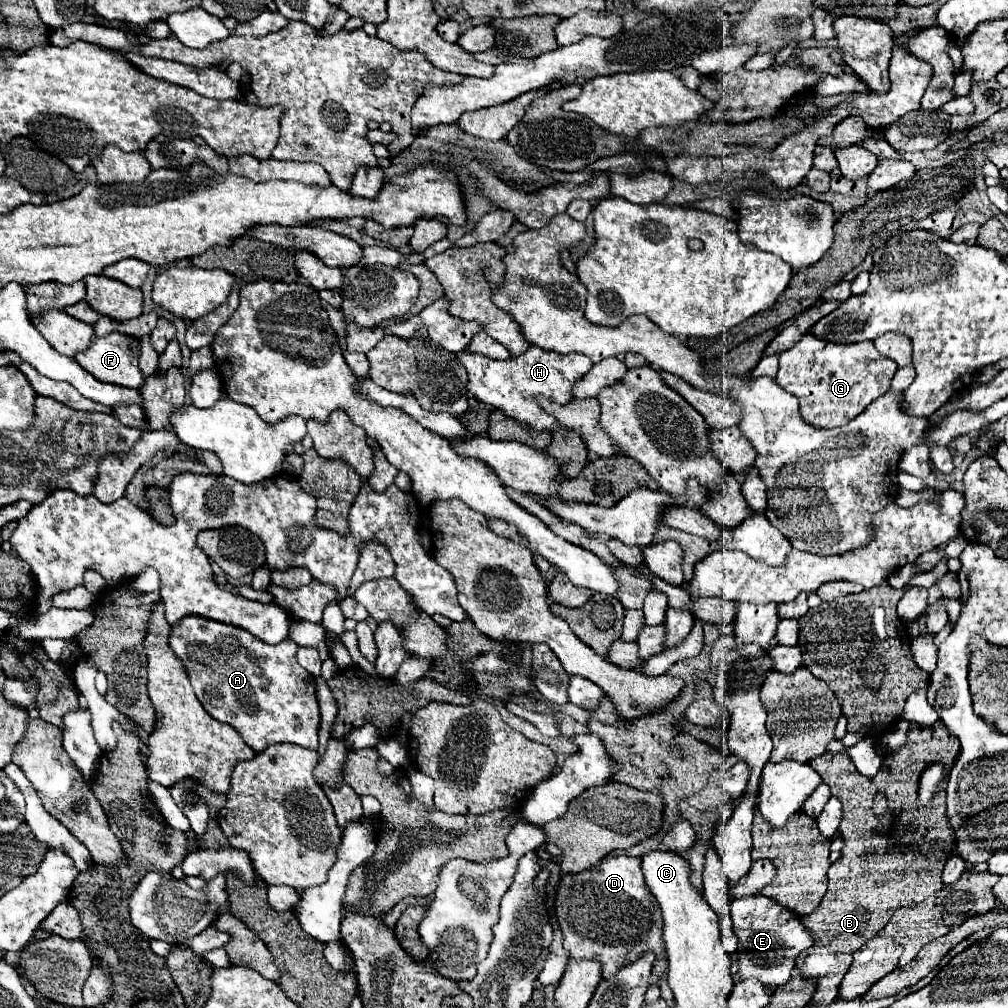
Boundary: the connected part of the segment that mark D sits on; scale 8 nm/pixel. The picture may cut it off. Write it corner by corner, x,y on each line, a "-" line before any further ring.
608,855
586,871
562,875
556,885
554,909
564,935
562,945
570,959
600,961
602,979
614,977
622,967
634,963
646,951
656,955
650,985
660,985
668,975
662,913
658,901
644,883
640,857

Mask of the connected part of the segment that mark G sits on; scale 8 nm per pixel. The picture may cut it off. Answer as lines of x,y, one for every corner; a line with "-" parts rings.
804,335
792,349
782,351
778,355
780,365
778,365
778,375
776,381
792,395
796,395
798,403
800,403
800,415
802,419
806,419
806,423
810,423
816,429
834,429
840,425
846,425
848,421
852,421
856,415
860,415
874,399
878,399
880,395
884,395
890,389
892,377
898,369
898,365
894,361
890,361
888,357
880,355
874,347
872,341
862,341
862,343
830,343
830,341
822,341
814,335

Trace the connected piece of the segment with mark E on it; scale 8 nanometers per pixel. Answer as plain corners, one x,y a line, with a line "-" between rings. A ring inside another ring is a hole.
764,895
734,899
732,923
734,923
734,933
738,937
738,955
740,955
738,977
758,979
766,987
784,985
790,979
794,959
812,945
812,937
800,923
800,917

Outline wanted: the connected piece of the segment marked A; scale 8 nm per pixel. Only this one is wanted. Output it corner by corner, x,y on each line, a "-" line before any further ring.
184,617
172,627
170,645
182,659
196,697
204,709
218,721
232,725
256,753
274,743
294,743
306,749
318,749
320,709
314,695
314,677
310,677
310,673
306,673
306,669
302,669
296,661
298,645
294,641
284,639
278,645
268,645
236,625
210,621
204,617

